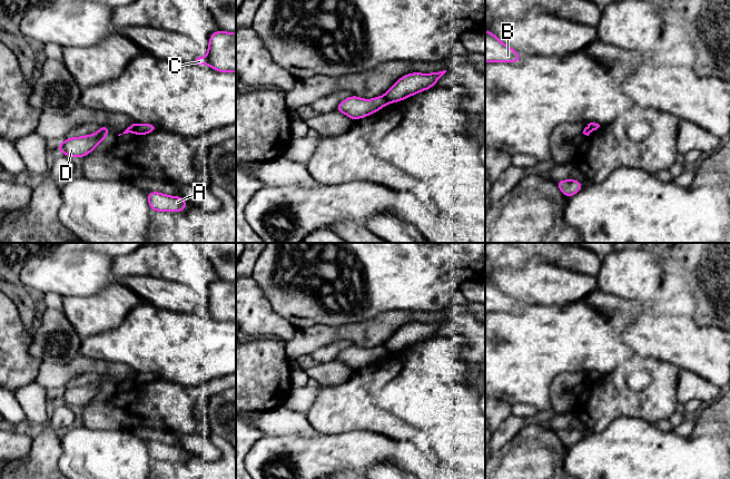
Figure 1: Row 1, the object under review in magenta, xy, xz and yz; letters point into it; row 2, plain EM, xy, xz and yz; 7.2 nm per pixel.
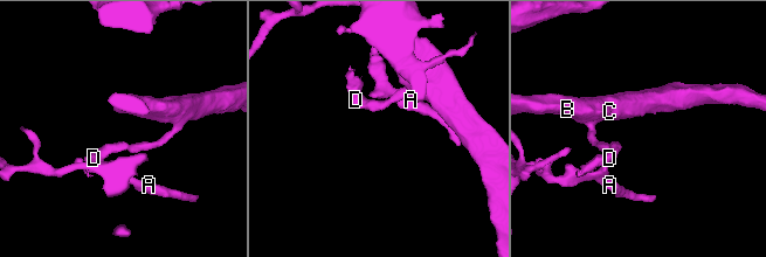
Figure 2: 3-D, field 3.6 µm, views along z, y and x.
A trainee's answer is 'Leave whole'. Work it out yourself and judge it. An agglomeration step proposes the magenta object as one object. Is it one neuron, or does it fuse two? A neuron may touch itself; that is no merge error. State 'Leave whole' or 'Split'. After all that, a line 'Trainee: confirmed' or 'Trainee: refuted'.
Split
Trainee: refuted

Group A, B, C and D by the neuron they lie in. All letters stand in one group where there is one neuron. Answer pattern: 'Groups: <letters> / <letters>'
Groups: A B C / D

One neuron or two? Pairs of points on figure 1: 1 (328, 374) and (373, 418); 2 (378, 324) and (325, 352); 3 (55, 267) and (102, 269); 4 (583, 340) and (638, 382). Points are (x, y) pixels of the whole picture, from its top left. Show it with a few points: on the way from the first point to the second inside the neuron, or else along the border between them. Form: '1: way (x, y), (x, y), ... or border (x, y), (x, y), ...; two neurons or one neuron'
1: border (353, 370), (352, 374), (344, 382), (319, 385); two neurons
2: border (352, 343), (347, 340), (336, 340), (322, 346); two neurons
3: way (67, 269), (90, 269); one neuron
4: way (599, 349), (617, 353), (630, 367); one neuron

